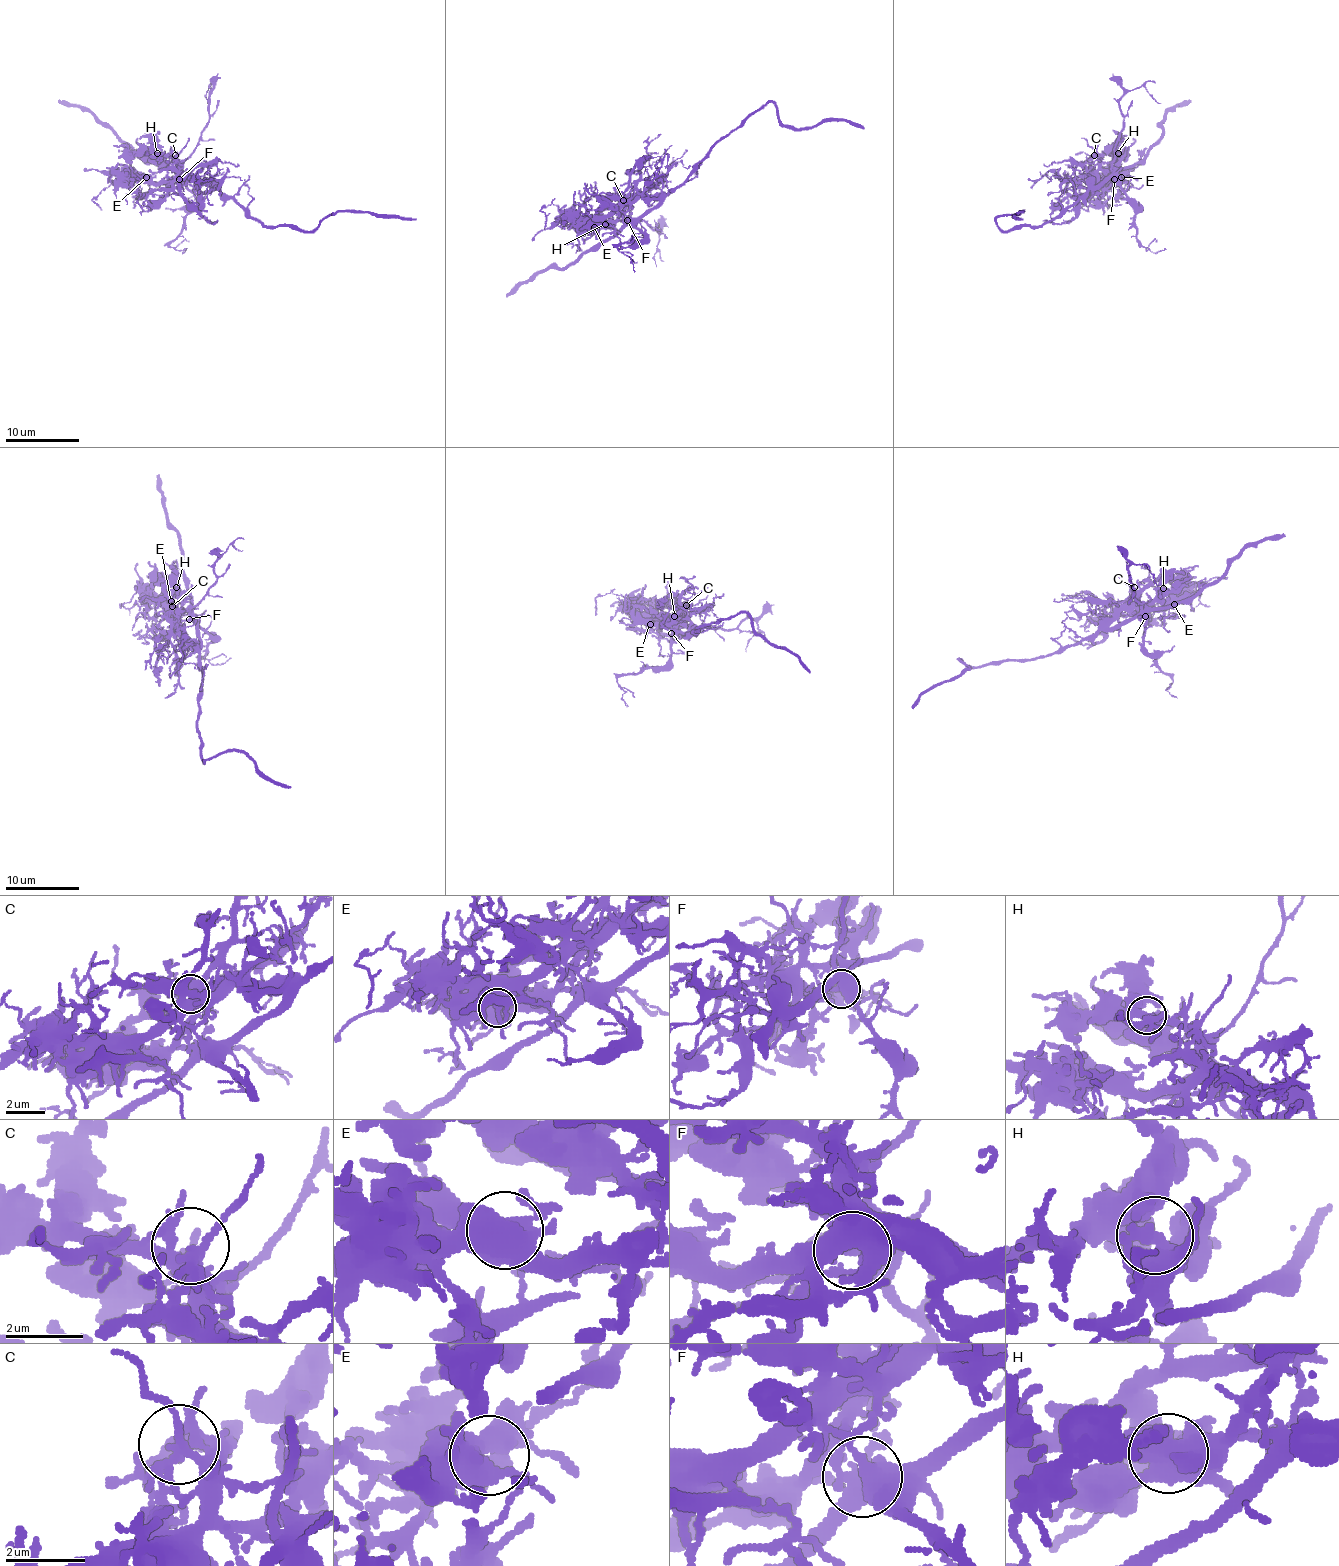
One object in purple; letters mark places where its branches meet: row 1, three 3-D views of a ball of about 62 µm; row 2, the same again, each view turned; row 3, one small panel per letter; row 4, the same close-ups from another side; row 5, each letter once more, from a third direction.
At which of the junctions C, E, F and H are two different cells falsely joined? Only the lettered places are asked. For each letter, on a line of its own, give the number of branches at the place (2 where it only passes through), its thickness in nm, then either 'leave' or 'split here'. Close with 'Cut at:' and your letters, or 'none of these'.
C: 3 branches meet; 200 nm thick; leave
E: 2 branches meet; 600 nm thick; leave
F: 3 branches meet; 480 nm thick; leave
H: 4 branches meet; 420 nm thick; leave
Cut at: none of these

